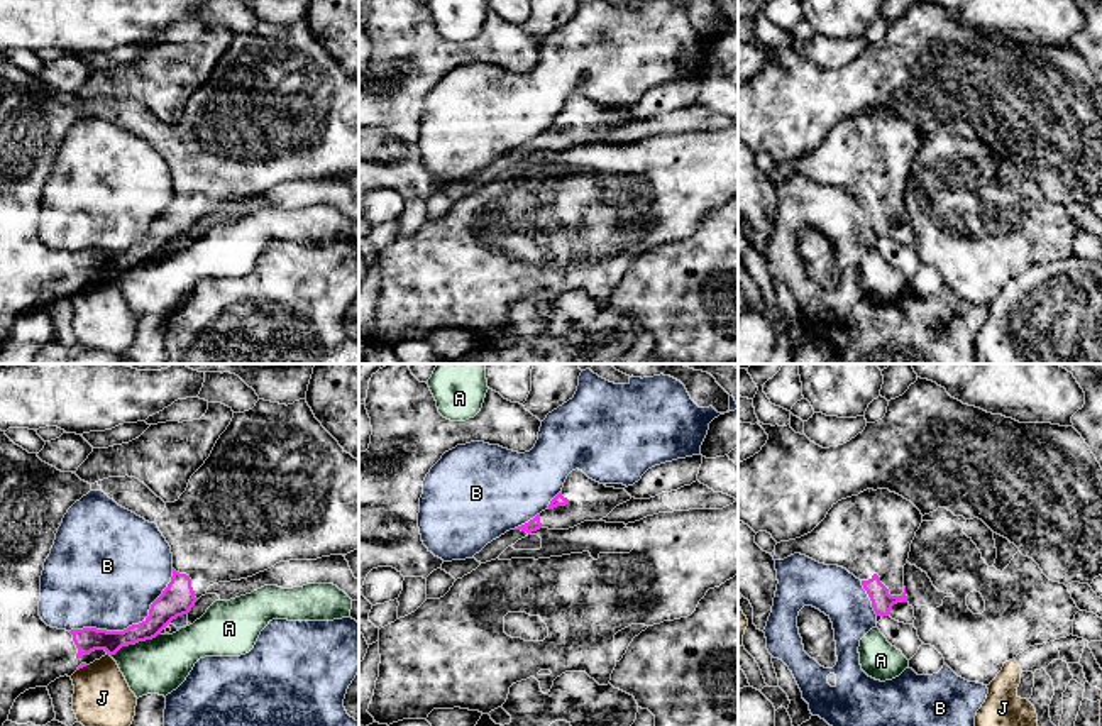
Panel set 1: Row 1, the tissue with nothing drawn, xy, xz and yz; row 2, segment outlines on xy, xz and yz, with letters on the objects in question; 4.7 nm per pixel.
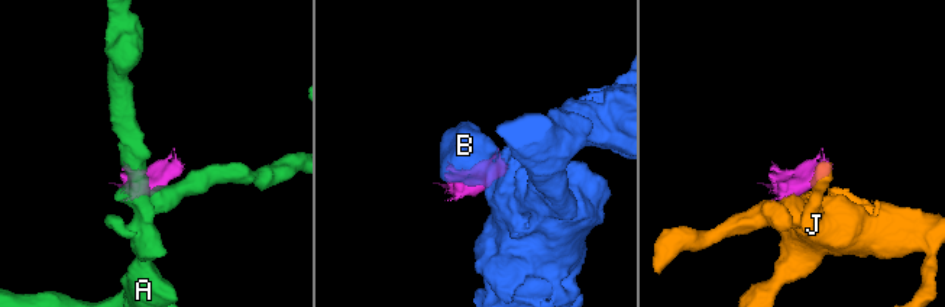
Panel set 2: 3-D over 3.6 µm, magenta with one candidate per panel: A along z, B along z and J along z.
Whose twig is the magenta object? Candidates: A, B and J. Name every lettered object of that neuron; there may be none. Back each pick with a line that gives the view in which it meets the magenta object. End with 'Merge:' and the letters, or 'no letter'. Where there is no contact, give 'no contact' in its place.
Merge: no letter

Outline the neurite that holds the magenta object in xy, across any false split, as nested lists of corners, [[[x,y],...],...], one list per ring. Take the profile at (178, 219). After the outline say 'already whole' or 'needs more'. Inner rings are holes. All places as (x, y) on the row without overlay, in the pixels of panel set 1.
[[[259,20],[244,34],[234,34],[210,78],[191,96],[186,112],[174,124],[164,124],[135,98],[98,102],[102,112],[118,127],[156,144],[173,174],[173,198],[151,225],[149,237],[124,252],[96,249],[58,250],[39,237],[41,196],[51,174],[58,149],[68,130],[91,112],[91,105],[73,93],[61,93],[15,66],[0,51],[0,349],[8,340],[15,320],[29,310],[47,308],[59,298],[115,276],[122,267],[152,261],[178,237],[188,235],[195,223],[218,203],[252,198],[289,181],[317,181],[359,171],[359,81],[347,74],[315,39],[306,20],[279,25]]] | needs more

